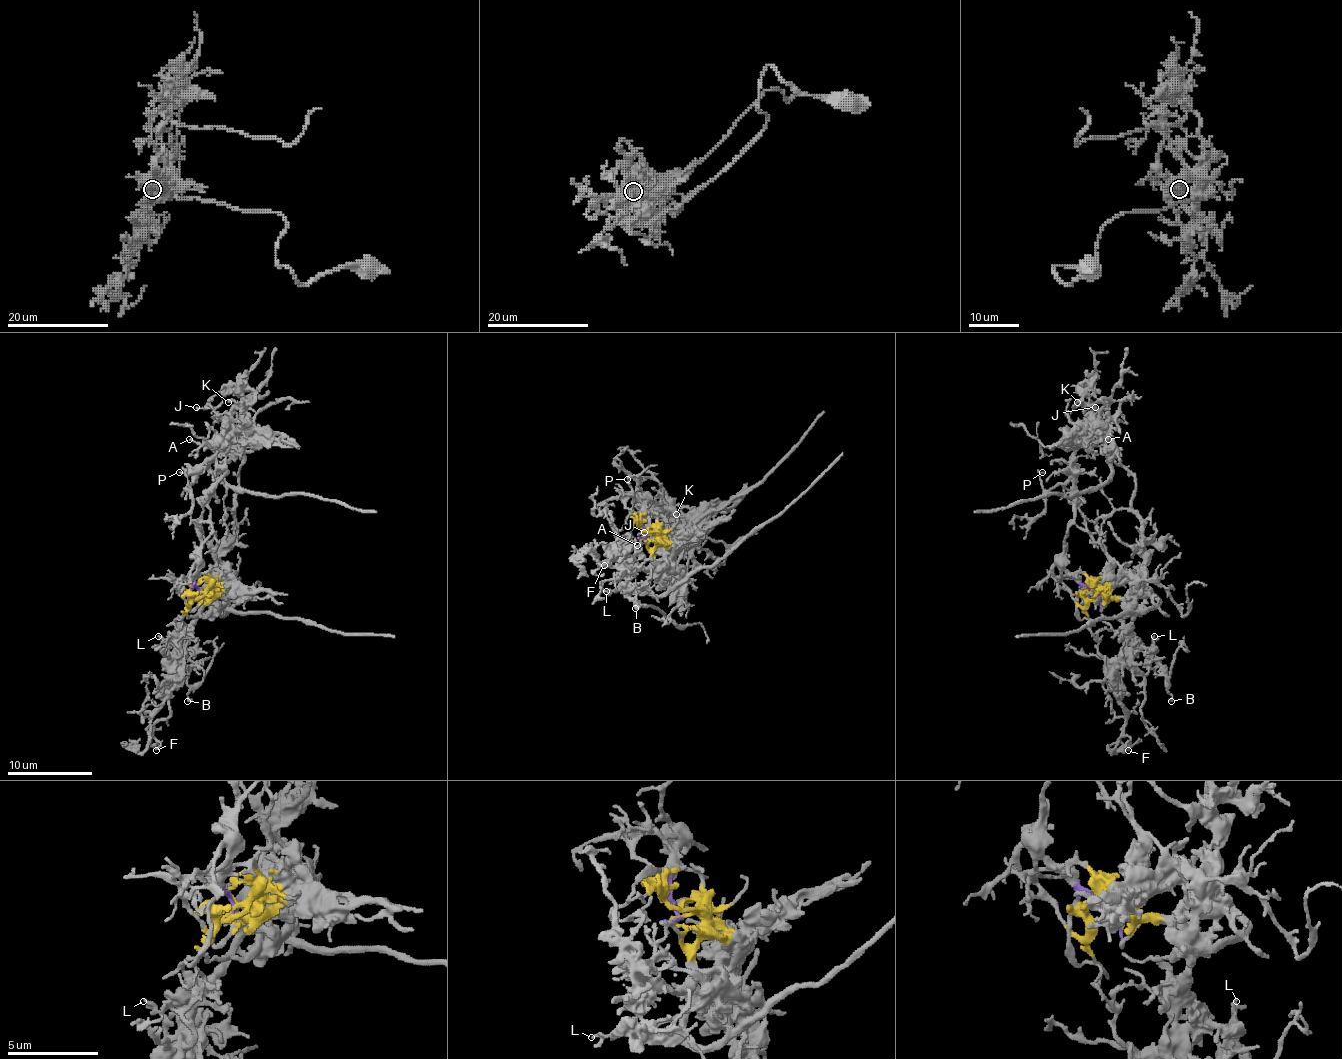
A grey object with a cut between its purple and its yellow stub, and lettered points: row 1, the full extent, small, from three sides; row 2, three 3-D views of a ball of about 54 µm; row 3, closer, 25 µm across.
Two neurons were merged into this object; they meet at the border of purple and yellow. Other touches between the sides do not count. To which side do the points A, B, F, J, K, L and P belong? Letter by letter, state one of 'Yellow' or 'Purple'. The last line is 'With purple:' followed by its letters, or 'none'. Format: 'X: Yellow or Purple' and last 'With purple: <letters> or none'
A: Purple
B: Yellow
F: Yellow
J: Purple
K: Purple
L: Yellow
P: Purple
With purple: A, J, K, P

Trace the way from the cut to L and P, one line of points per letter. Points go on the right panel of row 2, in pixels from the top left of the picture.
L: (1100, 597), (1100, 591), (1105, 595), (1124, 600), (1130, 606), (1132, 636), (1151, 653), (1153, 636)
P: (1100, 600), (1064, 568), (1075, 470), (1071, 462), (1071, 474), (1045, 489), (1041, 472)

